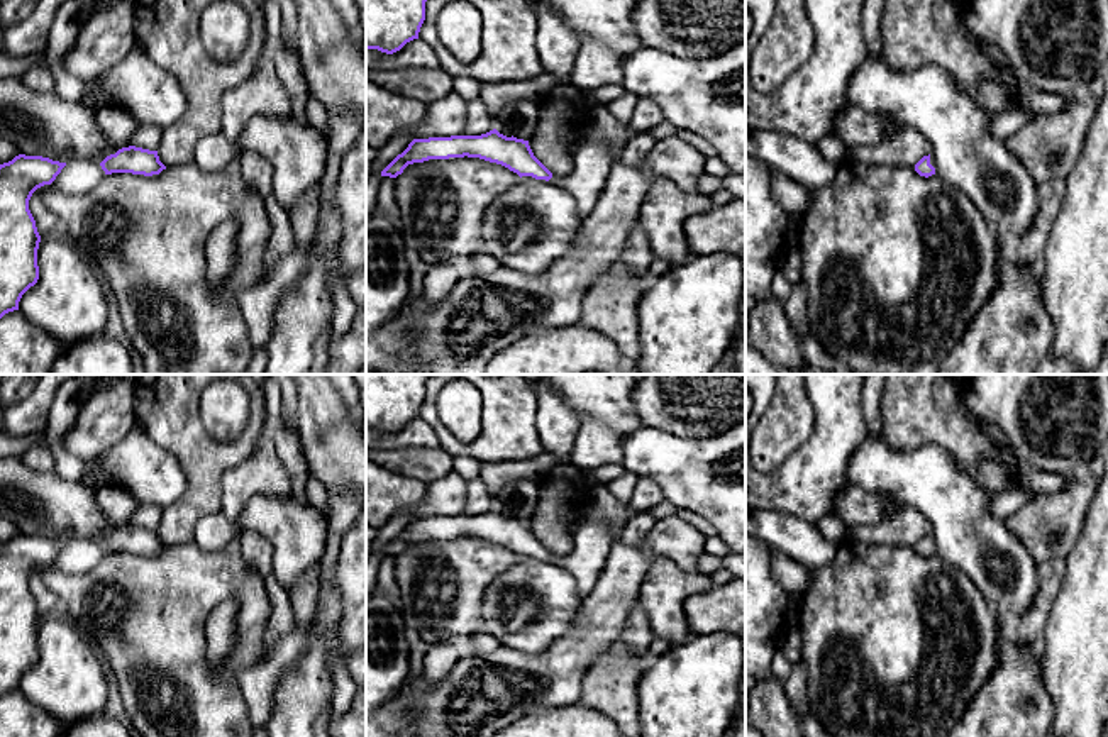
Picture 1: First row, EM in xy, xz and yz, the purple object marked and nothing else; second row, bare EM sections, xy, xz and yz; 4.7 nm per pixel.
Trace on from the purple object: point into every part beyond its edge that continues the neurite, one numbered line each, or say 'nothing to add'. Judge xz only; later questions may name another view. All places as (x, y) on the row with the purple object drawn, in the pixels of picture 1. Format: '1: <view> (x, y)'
1: xz (593, 158)

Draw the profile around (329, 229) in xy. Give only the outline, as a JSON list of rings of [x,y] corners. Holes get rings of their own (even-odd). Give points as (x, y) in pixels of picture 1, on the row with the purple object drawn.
[[[327,152],[325,173],[320,181],[320,215],[317,220],[317,232],[313,236],[313,241],[325,254],[325,261],[332,269],[335,269],[339,264],[335,258],[335,246],[342,236],[342,224],[334,202],[334,190],[339,180],[341,159],[342,156]]]

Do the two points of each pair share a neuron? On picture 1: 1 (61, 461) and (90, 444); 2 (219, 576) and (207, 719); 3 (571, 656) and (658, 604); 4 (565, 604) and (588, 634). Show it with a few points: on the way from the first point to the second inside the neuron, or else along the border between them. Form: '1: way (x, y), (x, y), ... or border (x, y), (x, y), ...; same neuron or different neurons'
1: border (78, 415), (63, 437), (63, 446), (85, 463); different neurons
2: way (190, 612), (190, 683); same neuron
3: border (648, 570), (637, 598); different neurons
4: border (583, 600), (573, 627), (548, 646); different neurons

